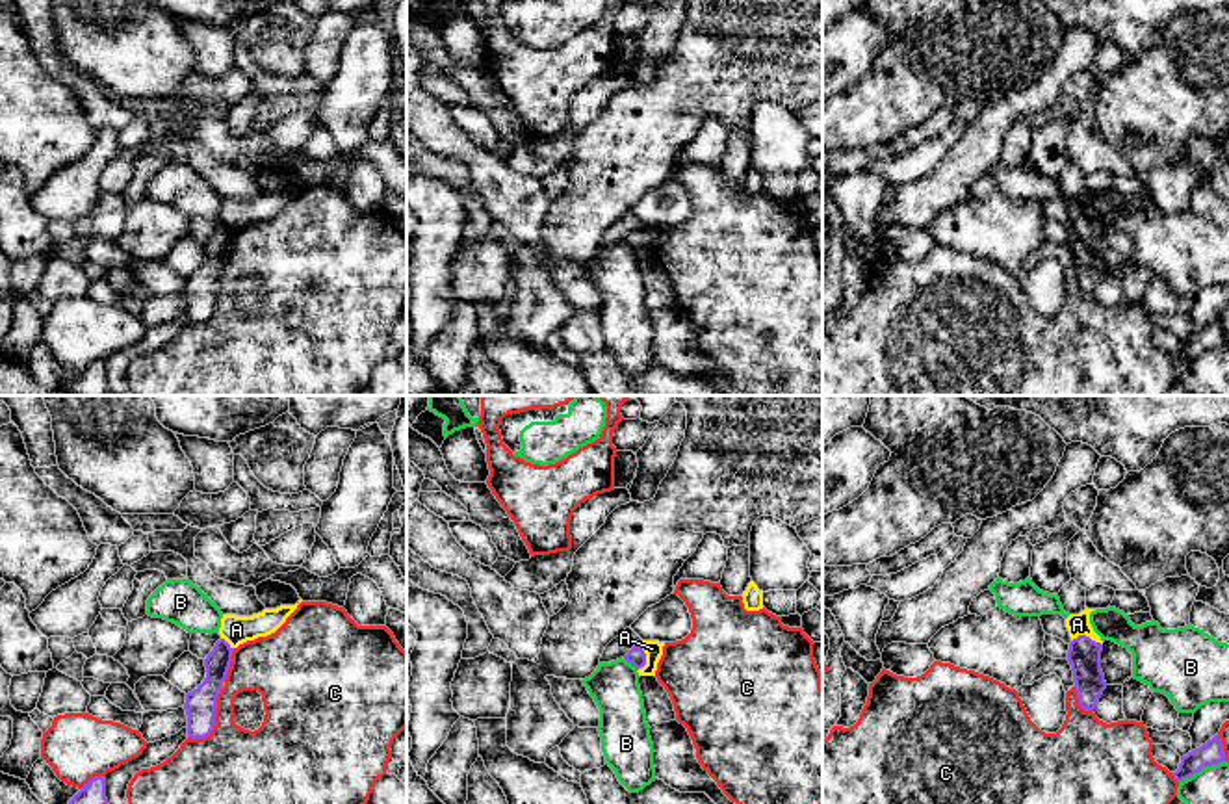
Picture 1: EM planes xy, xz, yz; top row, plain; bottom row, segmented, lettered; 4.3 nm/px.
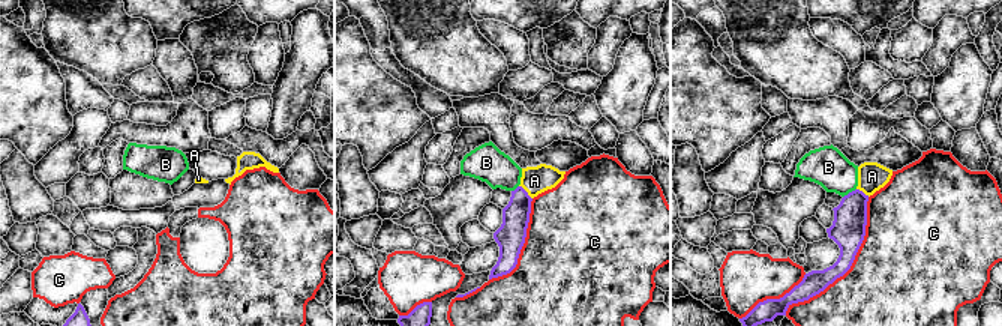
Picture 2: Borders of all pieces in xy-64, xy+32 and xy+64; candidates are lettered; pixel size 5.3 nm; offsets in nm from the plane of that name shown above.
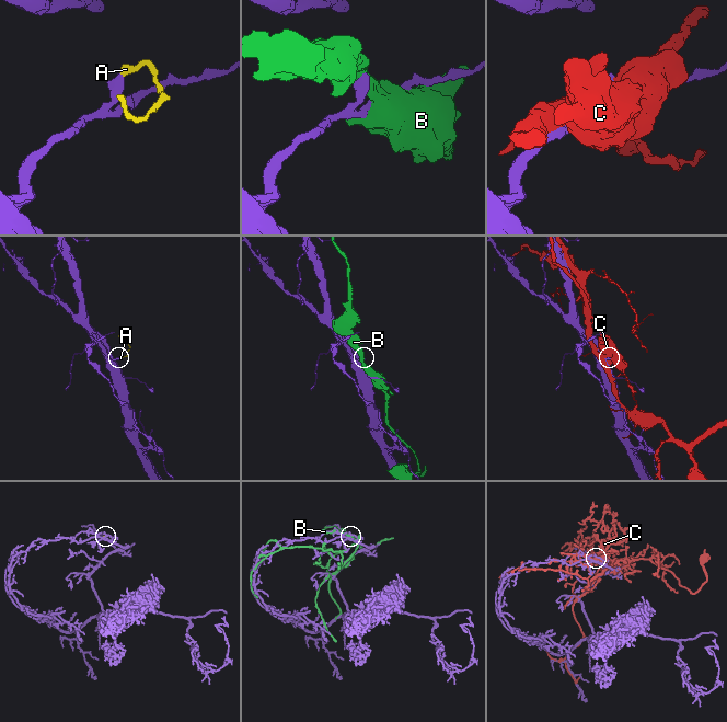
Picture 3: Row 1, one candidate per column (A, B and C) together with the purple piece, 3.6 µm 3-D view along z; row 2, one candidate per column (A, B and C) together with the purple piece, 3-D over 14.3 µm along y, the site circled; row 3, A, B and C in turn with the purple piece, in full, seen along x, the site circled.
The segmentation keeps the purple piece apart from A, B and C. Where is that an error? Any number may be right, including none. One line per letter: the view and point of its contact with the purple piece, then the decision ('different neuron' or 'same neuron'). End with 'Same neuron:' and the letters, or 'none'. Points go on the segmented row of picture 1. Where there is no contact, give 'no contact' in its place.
A: contact yz (1085, 635); same neuron
B: contact yz (1202, 767); different neuron
C: contact xy (214, 721); different neuron
Same neuron: A

